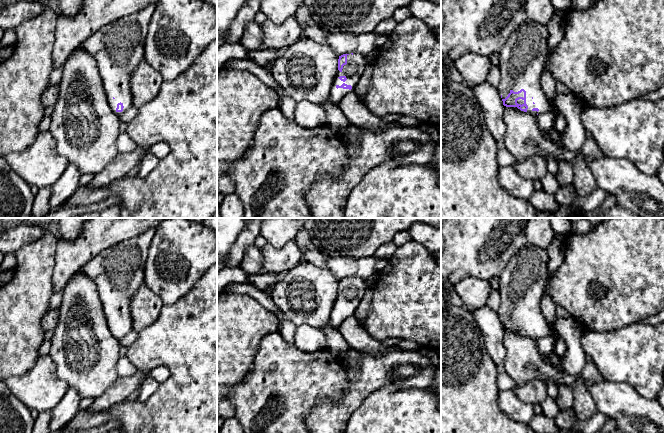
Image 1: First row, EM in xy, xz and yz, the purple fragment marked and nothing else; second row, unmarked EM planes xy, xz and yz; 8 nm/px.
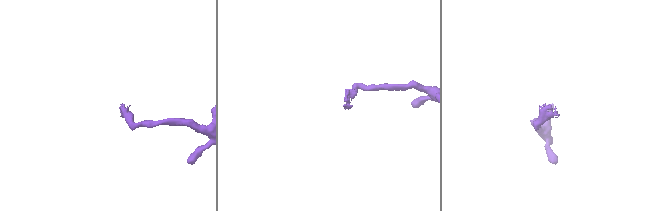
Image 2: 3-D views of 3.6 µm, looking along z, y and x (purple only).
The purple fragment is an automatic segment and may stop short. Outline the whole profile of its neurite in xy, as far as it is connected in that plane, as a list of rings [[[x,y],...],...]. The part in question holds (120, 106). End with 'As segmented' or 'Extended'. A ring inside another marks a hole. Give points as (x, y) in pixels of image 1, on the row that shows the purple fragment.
[[[155,5],[104,25],[82,44],[81,49],[96,58],[110,109],[118,116],[133,106],[130,77],[144,59],[144,44]]]. Extended

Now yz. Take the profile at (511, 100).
[[[527,19],[511,35],[502,48],[499,58],[500,83],[497,87],[503,105],[517,107],[534,115],[553,112],[542,85],[541,76],[545,69],[548,54],[549,32],[547,25]]]. Extended

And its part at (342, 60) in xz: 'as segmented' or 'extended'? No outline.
extended

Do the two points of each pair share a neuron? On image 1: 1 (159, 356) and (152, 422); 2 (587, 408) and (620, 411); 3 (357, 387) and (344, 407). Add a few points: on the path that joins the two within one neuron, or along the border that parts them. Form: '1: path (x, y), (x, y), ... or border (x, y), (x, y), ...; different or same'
1: path (175, 370), (175, 399), (169, 405); same
2: border (586, 388), (597, 410); different
3: path (357, 392), (349, 402); same

